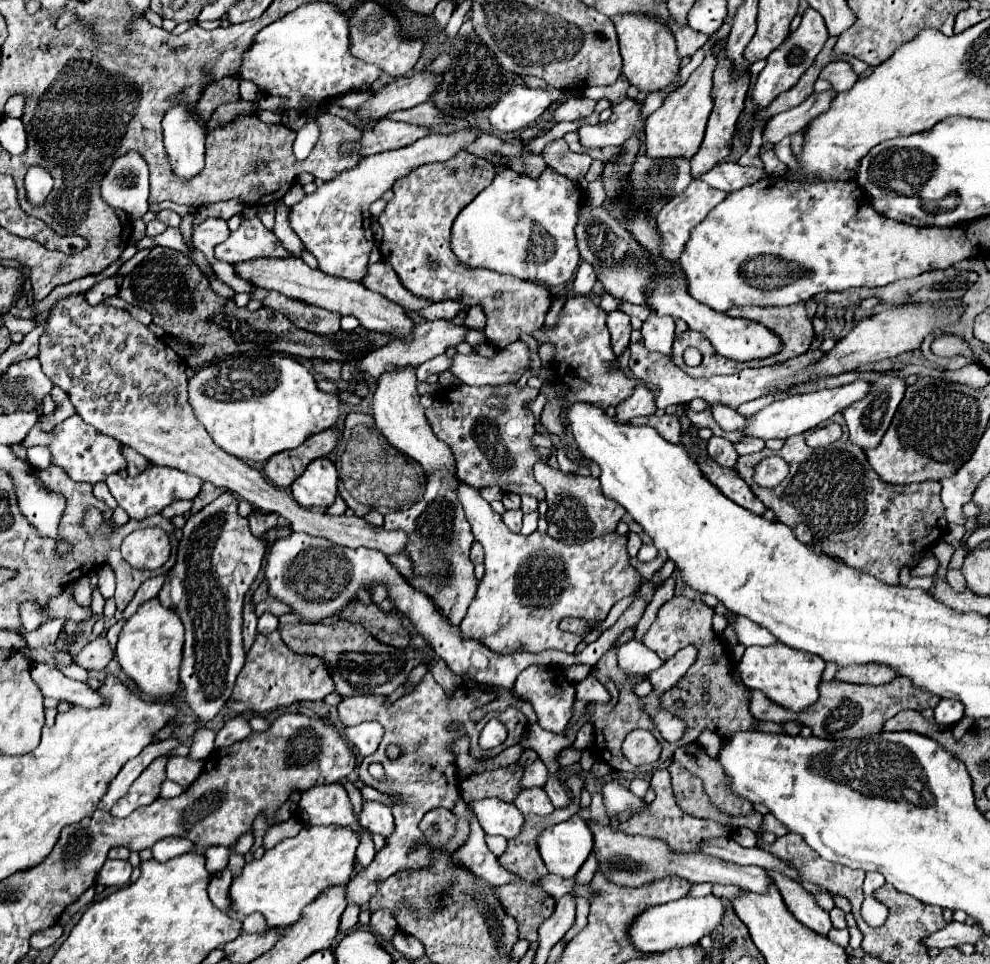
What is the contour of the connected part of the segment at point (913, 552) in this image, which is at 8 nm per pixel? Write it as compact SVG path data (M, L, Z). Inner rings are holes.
M844 432L844 436L834 444L814 450L806 446L804 438L806 434L790 436L784 440L784 446L780 450L764 448L762 452L740 456L736 464L736 472L746 480L746 484L762 500L762 504L776 514L776 520L786 524L800 542L818 546L824 554L840 558L844 564L862 568L862 572L870 572L878 576L878 580L882 580L884 584L898 584L900 568L904 566L914 568L918 564L916 562L918 552L932 548L946 534L948 524L940 502L940 482L926 480L920 484L902 484L902 486L882 482L878 474L872 470L862 448L848 440L848 432ZM768 456L780 456L790 466L788 476L774 488L762 488L754 482L754 468Z

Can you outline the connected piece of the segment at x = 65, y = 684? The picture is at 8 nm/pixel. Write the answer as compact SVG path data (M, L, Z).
M36 664L32 676L34 676L34 682L40 686L42 694L48 696L48 698L66 700L66 702L70 702L74 706L82 706L82 708L98 708L106 702L98 694L98 690L92 690L86 682L66 678L56 668Z

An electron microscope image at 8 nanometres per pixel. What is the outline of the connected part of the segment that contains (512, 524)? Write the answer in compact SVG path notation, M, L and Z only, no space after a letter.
M508 510L502 514L502 520L510 528L510 532L518 534L522 528L522 510Z

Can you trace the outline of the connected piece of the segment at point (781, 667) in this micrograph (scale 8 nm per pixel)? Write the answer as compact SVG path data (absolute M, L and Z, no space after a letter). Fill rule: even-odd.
M780 642L766 646L766 648L750 646L744 650L738 662L740 678L748 688L760 690L776 704L782 704L784 708L790 708L796 712L800 708L808 708L810 704L814 704L814 700L818 700L818 684L820 684L824 666L826 664L822 664L822 658L810 652L798 652Z

